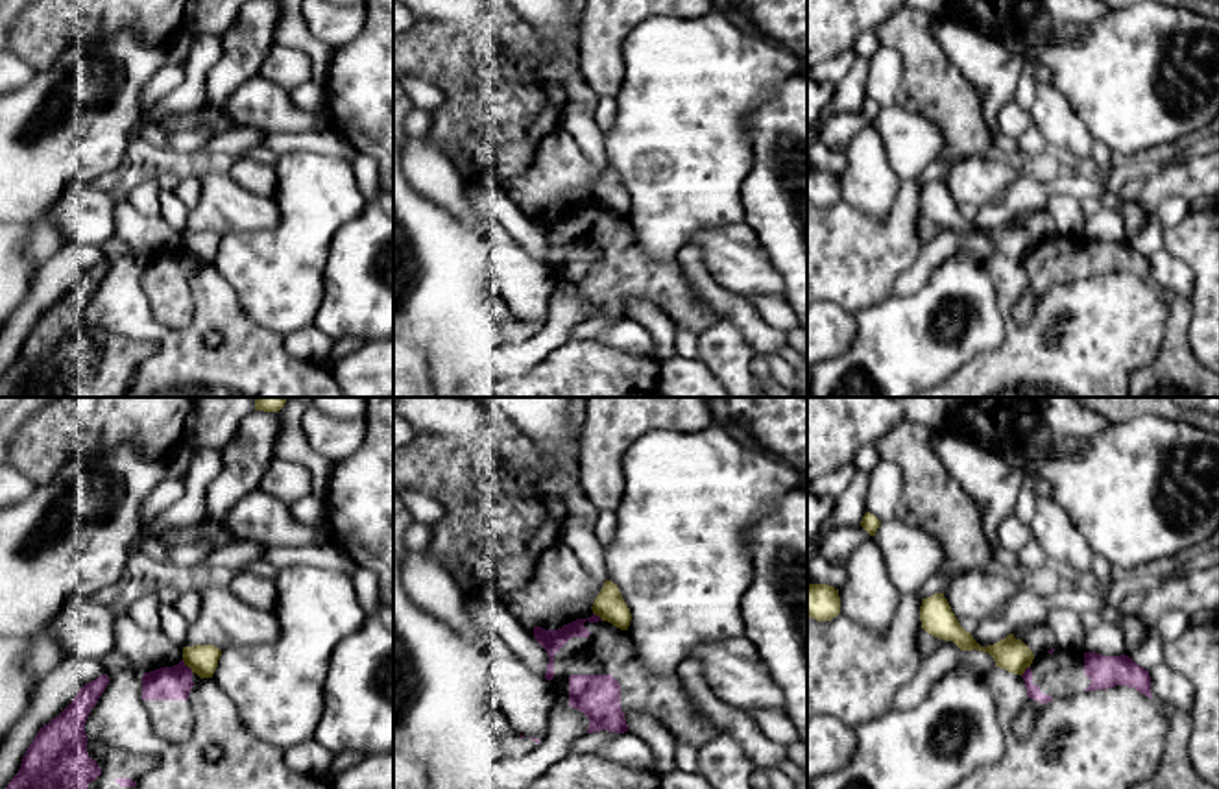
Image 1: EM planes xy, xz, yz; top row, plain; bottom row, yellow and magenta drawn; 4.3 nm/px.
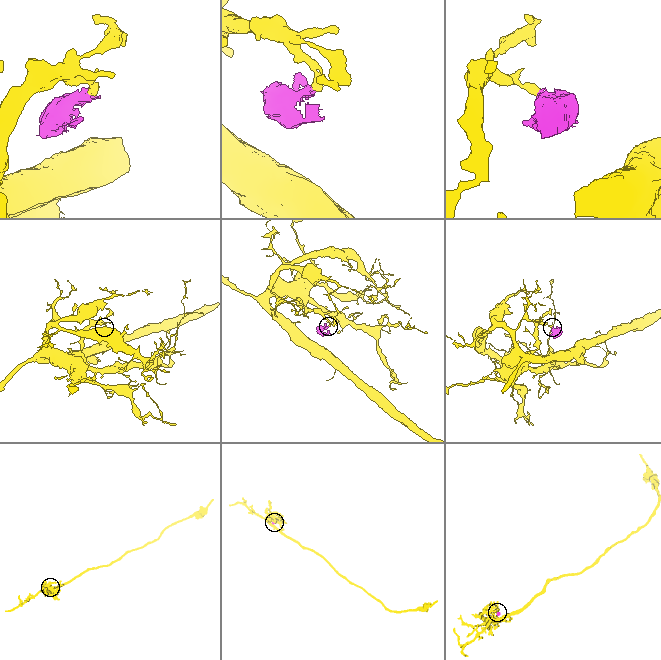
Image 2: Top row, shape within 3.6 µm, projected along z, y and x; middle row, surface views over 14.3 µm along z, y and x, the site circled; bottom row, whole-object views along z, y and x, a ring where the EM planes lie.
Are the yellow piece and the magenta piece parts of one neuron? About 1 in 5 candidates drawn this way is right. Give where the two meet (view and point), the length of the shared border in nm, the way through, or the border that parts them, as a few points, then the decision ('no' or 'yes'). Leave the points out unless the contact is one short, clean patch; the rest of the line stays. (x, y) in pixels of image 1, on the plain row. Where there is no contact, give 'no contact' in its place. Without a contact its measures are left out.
xy (187, 252) | 80 nm | along xy (181, 246), (193, 257) | no

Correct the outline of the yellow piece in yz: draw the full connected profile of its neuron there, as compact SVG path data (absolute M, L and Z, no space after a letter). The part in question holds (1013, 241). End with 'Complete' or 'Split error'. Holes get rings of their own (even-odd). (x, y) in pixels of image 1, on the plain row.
M944 179L922 185L920 207L927 220L938 225L953 227L960 237L975 235L988 238L994 244L996 253L1008 259L1021 262L1034 246L1032 237L1021 225L1016 225L1014 220L1008 220L994 231L981 233L973 222L960 212Z. Complete

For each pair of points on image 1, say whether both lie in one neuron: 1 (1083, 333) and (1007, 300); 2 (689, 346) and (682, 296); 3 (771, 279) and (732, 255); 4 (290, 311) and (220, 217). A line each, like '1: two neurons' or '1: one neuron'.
1: one neuron
2: two neurons
3: one neuron
4: two neurons

